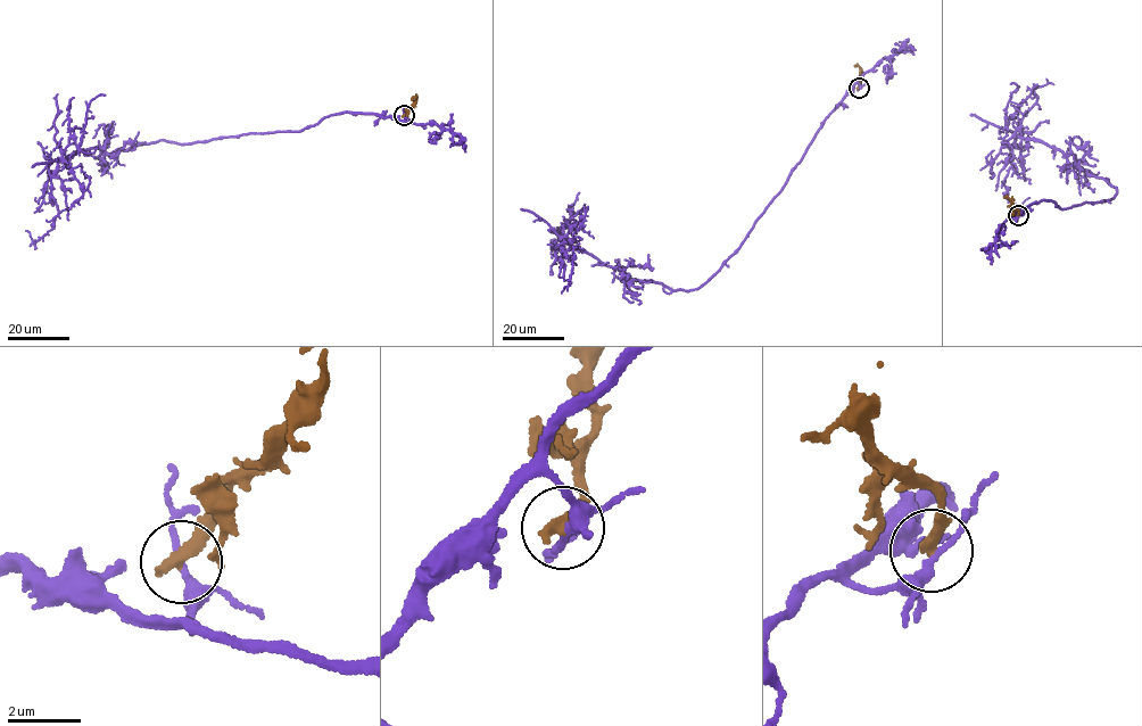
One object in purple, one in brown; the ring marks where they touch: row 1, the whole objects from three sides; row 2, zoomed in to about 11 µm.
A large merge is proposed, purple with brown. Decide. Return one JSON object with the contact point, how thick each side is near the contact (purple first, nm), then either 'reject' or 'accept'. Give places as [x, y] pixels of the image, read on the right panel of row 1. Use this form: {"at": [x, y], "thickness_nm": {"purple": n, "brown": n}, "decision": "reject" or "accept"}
{"at": [1018, 215], "thickness_nm": {"purple": 200, "brown": 400}, "decision": "reject"}

